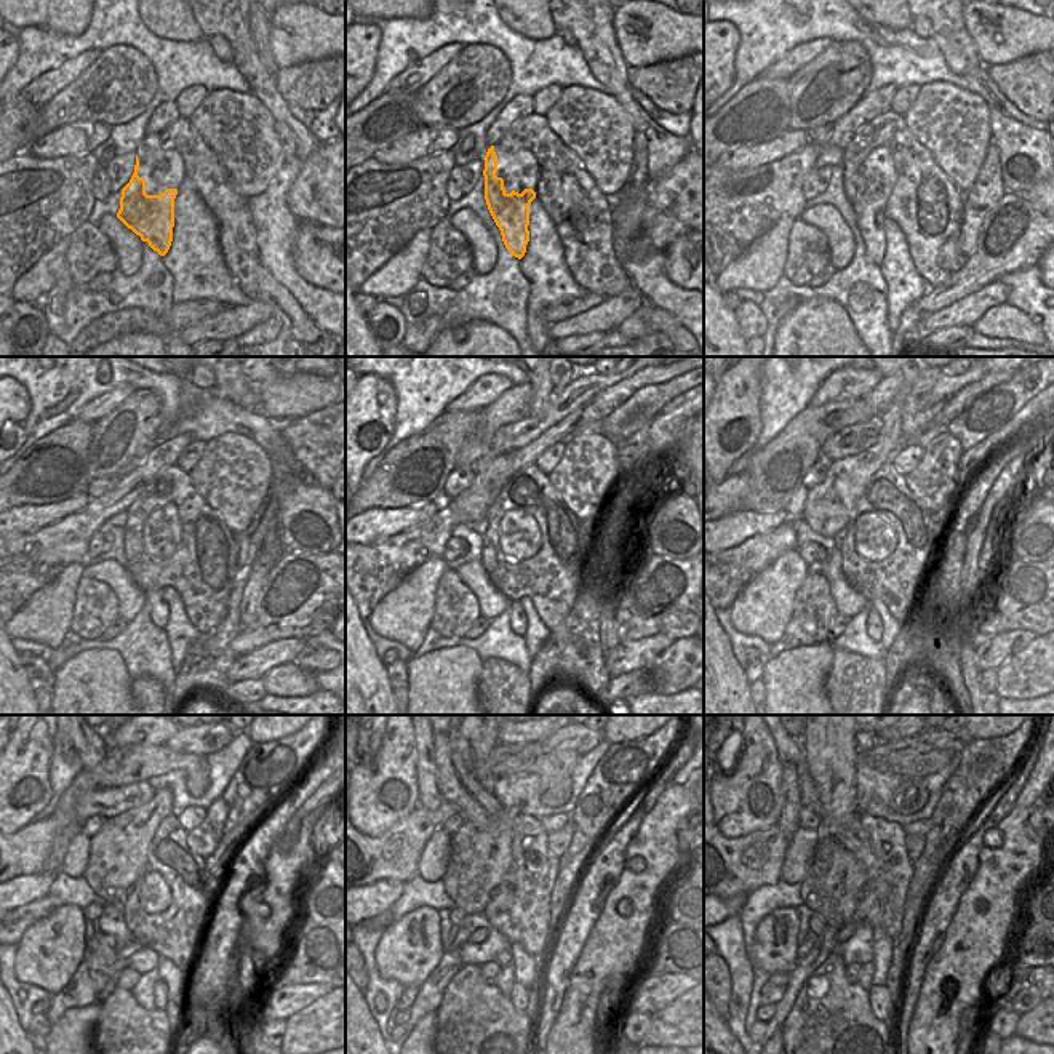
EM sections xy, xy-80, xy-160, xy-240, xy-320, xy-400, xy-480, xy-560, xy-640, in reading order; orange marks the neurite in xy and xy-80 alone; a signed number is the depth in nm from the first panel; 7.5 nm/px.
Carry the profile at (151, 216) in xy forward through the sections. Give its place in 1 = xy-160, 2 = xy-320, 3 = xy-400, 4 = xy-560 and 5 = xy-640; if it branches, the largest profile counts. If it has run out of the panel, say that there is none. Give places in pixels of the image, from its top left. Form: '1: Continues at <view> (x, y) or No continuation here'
1: Continues at xy-160 (869, 208)
2: Continues at xy-320 (517, 613)
3: Continues at xy-400 (874, 626)
4: Continues at xy-560 (520, 997)
5: Continues at xy-640 (883, 1008).

